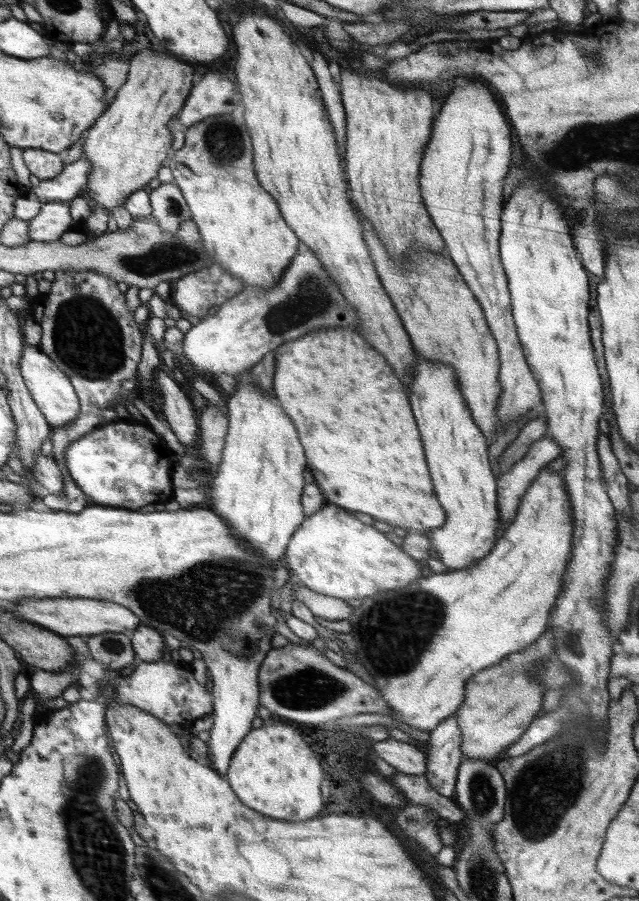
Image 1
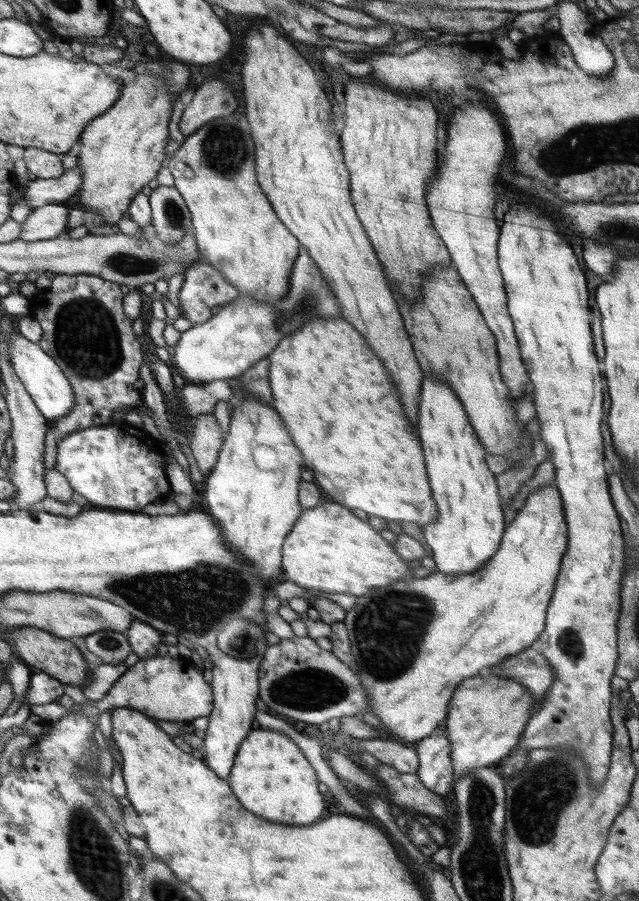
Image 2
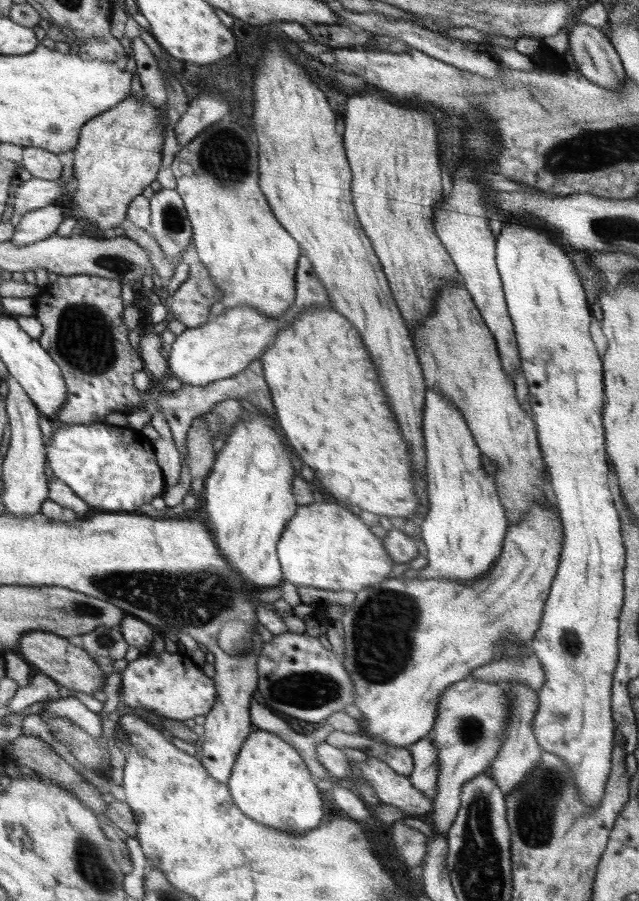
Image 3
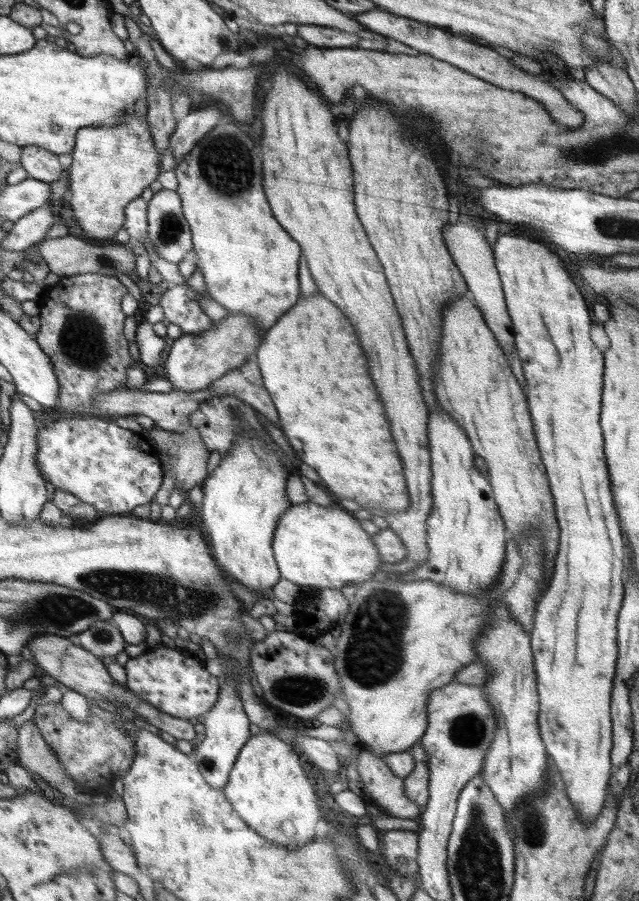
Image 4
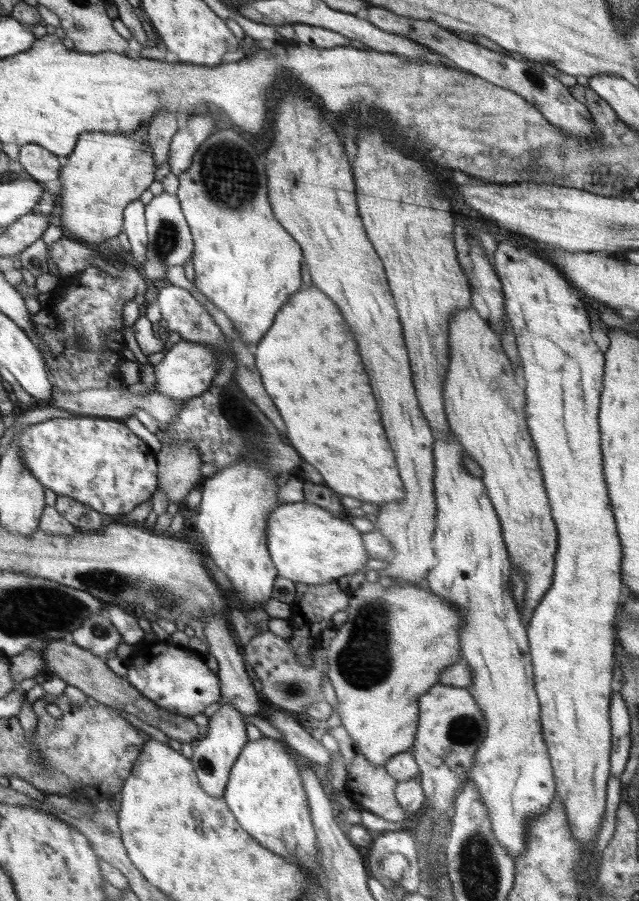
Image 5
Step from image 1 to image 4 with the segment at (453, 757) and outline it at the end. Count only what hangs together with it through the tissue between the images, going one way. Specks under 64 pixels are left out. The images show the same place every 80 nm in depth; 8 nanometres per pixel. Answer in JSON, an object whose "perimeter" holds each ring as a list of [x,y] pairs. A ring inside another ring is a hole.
{"perimeter":[[[419,743],[410,748],[416,766],[404,779],[404,794],[416,806],[425,807],[428,803],[429,768],[426,764],[425,750]]]}

